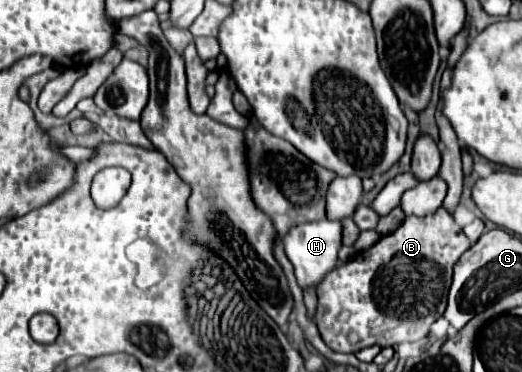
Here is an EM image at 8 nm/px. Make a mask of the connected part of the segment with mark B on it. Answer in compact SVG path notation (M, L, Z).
M439 208L435 214L429 214L425 218L407 216L395 232L383 236L373 248L357 254L351 262L341 264L339 268L329 272L319 284L315 322L321 338L335 352L359 352L369 346L387 348L427 338L431 324L445 312L453 266L469 246L471 244L467 236L445 208Z

